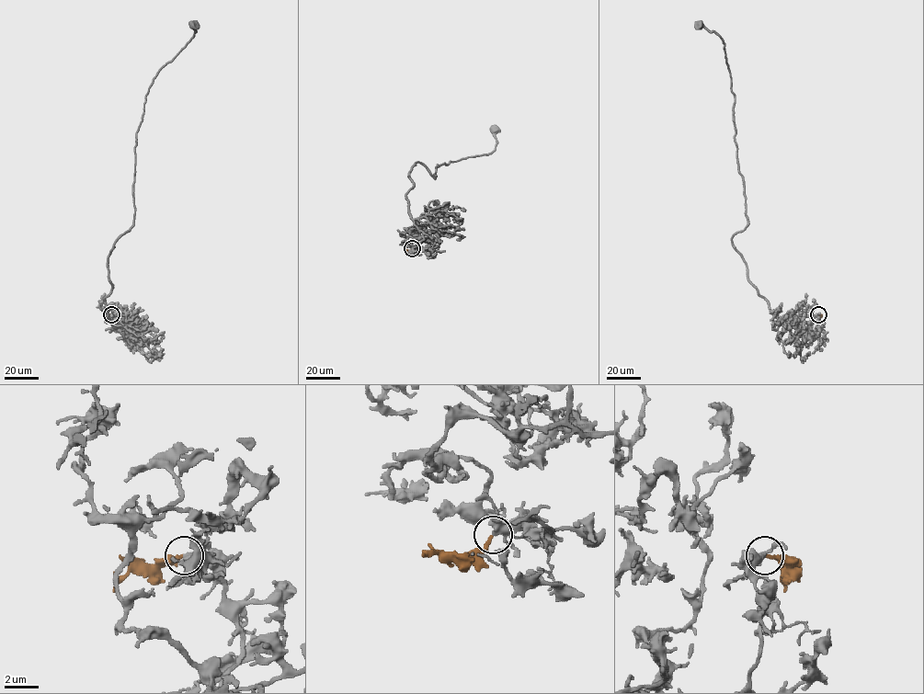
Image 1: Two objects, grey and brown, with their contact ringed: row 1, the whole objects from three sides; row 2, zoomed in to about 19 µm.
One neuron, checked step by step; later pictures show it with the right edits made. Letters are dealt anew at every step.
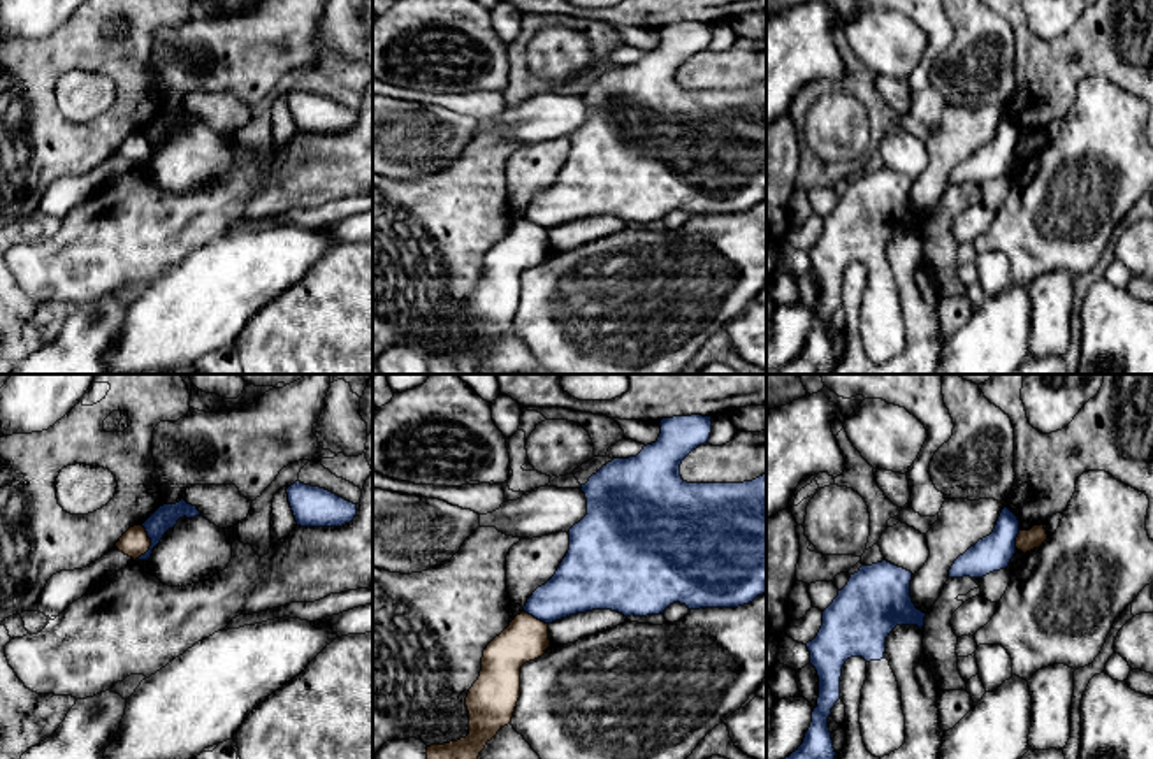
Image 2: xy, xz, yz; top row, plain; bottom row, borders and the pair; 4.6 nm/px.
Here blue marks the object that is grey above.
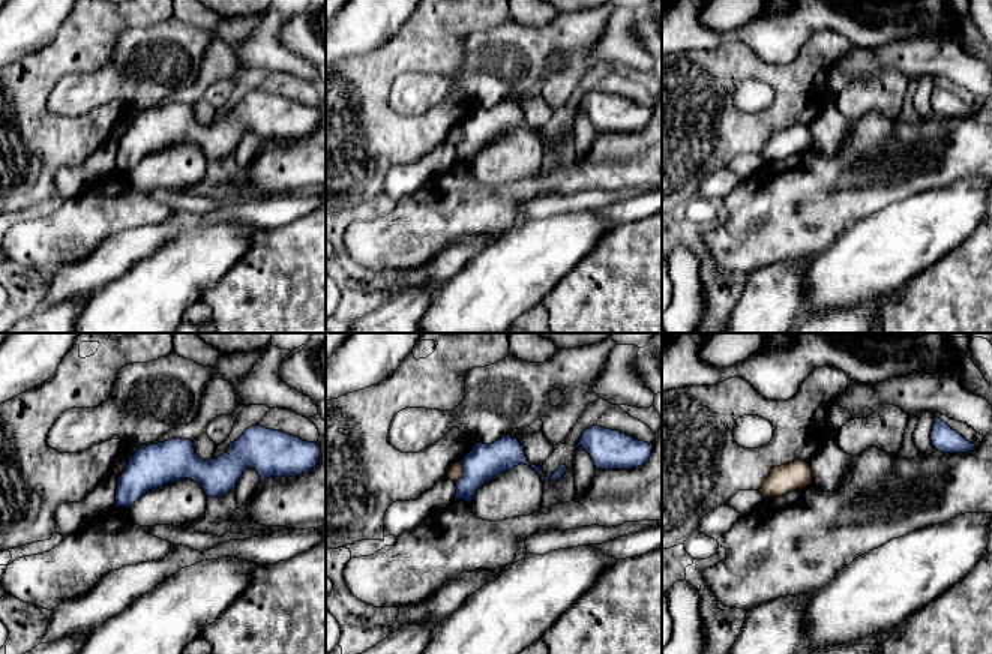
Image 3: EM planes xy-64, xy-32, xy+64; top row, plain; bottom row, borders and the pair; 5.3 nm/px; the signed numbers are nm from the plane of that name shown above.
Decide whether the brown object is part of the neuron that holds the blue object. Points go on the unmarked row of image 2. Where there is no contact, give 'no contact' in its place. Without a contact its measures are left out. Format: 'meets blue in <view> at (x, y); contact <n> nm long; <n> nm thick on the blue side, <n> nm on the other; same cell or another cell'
meets blue in xy at (152, 151); contact 170 nm long; 110 nm thick on the blue side, 130 nm on the other; another cell

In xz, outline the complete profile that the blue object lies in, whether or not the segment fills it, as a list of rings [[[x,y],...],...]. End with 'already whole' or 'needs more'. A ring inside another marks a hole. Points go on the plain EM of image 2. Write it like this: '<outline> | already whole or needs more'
[[[691,21],[661,26],[661,40],[656,49],[643,53],[636,63],[613,65],[603,72],[596,81],[582,91],[587,105],[587,121],[569,135],[569,156],[559,170],[555,181],[541,193],[538,193],[527,206],[524,218],[534,225],[552,230],[569,221],[585,220],[592,216],[612,216],[624,223],[659,221],[673,211],[685,211],[689,216],[700,214],[738,214],[752,209],[758,202],[766,199],[766,81],[743,90],[687,90],[680,83],[682,67],[698,53],[708,49],[712,39],[712,23]]] | already whole

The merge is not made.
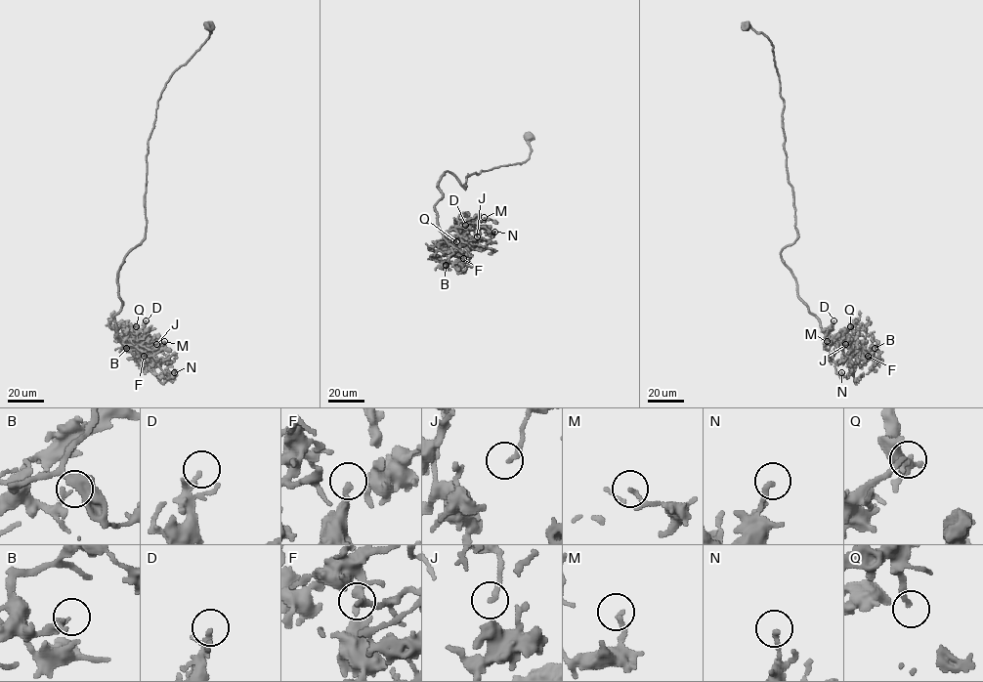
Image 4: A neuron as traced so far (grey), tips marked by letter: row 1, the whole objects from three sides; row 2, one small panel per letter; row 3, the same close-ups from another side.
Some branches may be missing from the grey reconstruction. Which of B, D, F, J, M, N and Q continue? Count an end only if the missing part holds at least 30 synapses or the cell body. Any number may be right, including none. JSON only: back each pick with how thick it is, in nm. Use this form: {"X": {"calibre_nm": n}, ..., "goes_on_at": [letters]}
{"Q": {"calibre_nm": 130}, "goes_on_at": ["Q"]}

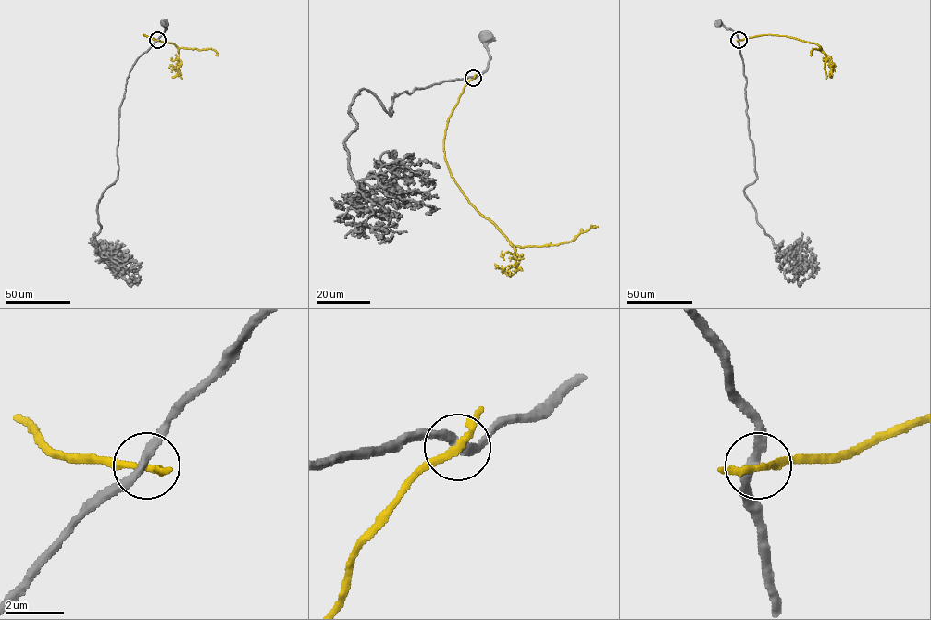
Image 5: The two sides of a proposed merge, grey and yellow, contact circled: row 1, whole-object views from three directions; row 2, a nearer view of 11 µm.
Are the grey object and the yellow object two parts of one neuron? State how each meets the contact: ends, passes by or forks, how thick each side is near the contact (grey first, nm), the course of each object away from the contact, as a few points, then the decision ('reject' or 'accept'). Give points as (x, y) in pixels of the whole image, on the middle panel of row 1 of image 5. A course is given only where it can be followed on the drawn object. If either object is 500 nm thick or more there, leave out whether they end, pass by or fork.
grey passes by | yellow passes by | 300/220 nm | grey via (473, 78), (487, 68), (490, 54), (486, 38) | yellow via (473, 78), (448, 119), (443, 143), (450, 175), (465, 197), (514, 246), (571, 241), (594, 228), (590, 225) | reject

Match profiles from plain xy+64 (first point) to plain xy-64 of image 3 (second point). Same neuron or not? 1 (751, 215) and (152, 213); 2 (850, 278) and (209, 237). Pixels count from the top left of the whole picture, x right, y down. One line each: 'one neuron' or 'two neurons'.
1: one neuron
2: one neuron

